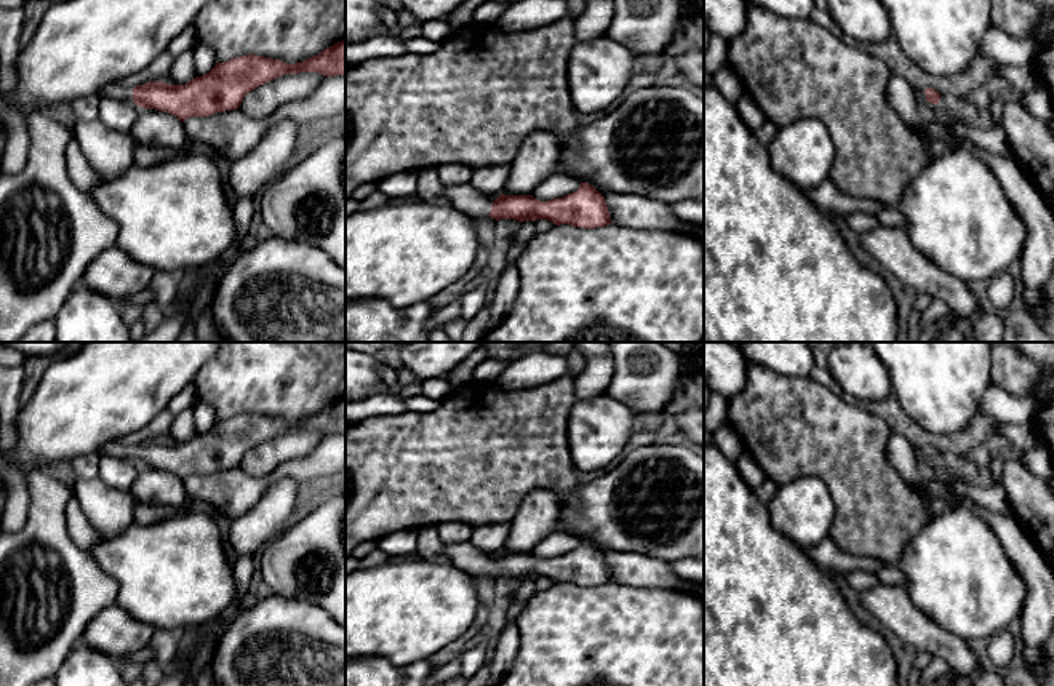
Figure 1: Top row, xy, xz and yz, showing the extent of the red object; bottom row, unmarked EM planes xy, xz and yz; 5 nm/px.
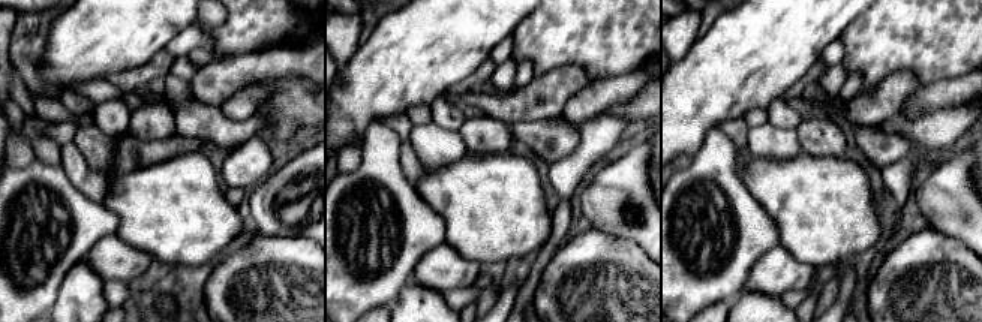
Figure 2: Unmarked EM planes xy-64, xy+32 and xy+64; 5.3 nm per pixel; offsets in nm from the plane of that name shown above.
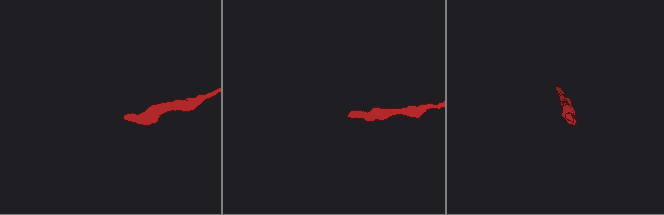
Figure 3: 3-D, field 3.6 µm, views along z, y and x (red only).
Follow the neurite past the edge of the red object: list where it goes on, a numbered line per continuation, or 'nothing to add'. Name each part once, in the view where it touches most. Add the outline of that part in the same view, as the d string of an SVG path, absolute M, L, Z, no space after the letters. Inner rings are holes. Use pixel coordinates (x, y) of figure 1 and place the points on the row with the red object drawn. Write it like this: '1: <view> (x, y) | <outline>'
1: xz (466, 199) | M470 184L445 187L441 195L451 201L451 206L469 214L475 221L489 216L493 200L481 195Z

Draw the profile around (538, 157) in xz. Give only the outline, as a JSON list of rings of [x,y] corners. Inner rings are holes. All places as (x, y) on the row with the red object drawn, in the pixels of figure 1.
[[[550,131],[528,136],[510,163],[504,195],[531,195],[539,184],[558,171],[560,147]]]

